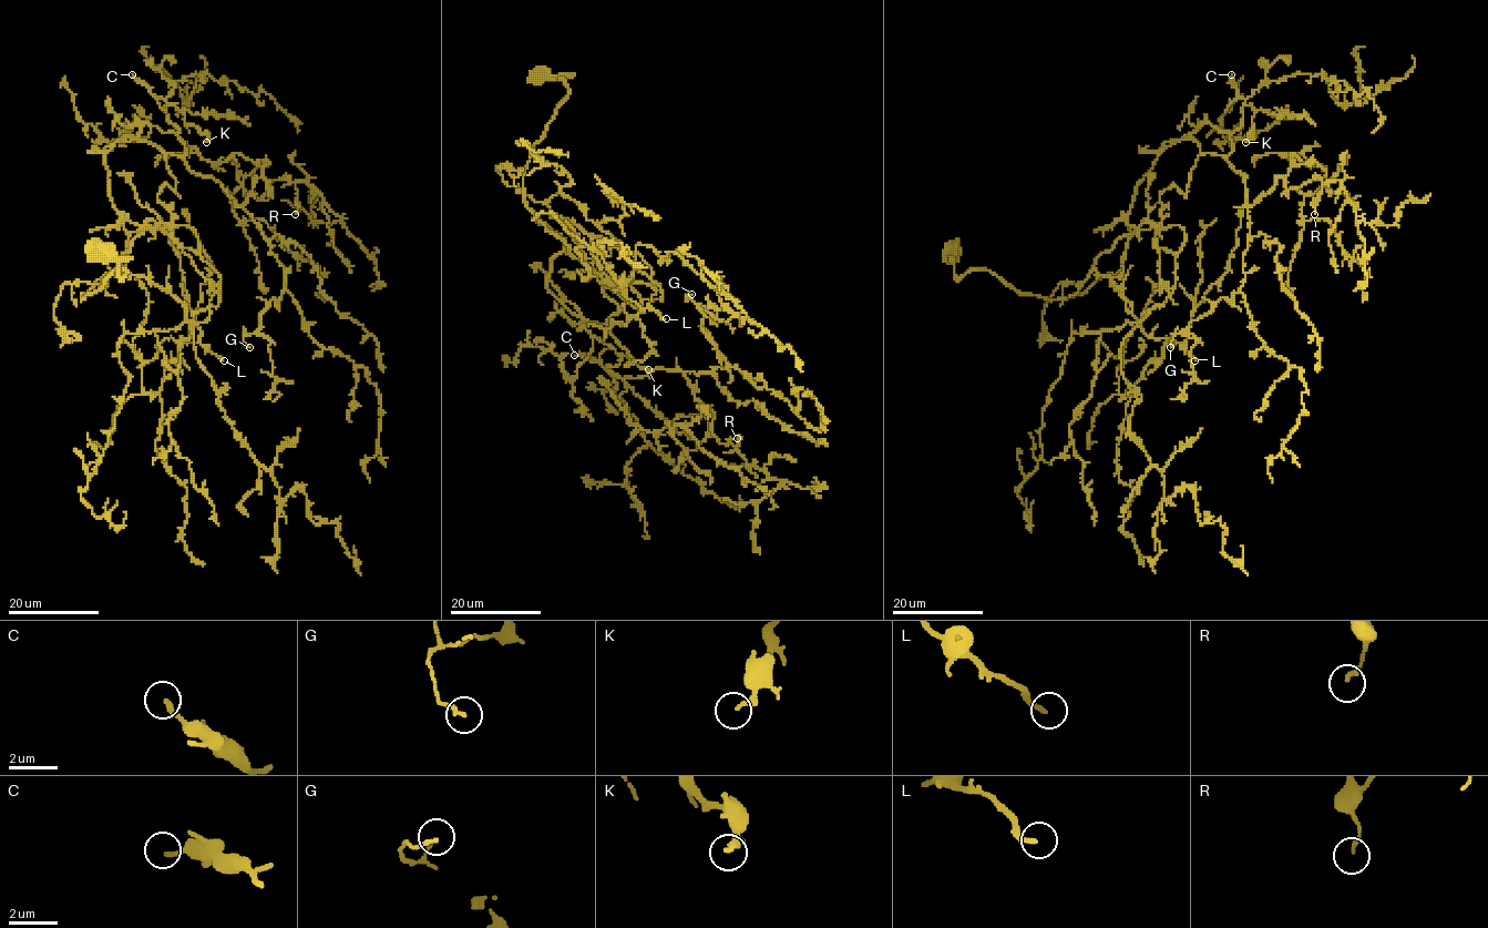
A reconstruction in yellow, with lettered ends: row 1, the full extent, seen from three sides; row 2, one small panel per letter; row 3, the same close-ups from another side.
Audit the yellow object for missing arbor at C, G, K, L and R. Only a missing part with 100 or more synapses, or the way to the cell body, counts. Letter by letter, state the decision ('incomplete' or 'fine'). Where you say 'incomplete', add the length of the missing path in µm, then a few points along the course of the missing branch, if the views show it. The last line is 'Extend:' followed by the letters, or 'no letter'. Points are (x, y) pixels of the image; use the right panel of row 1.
C: fine
G: fine
K: fine
L: incomplete | 60 µm | (1194, 360), (1193, 377), (1179, 395), (1159, 410), (1159, 440), (1148, 471), (1145, 506), (1156, 523), (1167, 511)
R: fine
Extend: L

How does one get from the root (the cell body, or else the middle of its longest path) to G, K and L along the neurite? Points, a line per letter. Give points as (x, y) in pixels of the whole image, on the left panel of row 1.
G: (101, 252), (126, 273), (81, 299), (132, 232), (173, 223), (178, 154), (285, 268), (249, 347)
K: (101, 252), (126, 273), (81, 299), (132, 232), (173, 223), (165, 154), (186, 150), (165, 108), (206, 142)
L: (101, 252), (126, 273), (81, 299), (123, 272), (141, 230), (121, 266), (168, 289), (183, 339), (224, 360)

